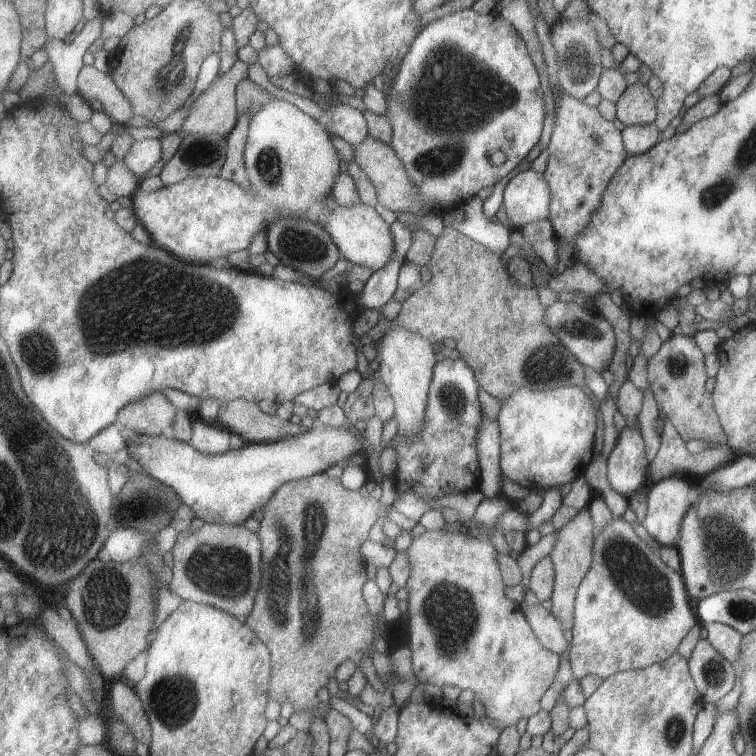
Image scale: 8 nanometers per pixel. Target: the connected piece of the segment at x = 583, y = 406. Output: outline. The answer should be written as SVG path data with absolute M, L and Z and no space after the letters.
M520 387L500 407L500 466L505 478L531 490L560 487L584 475L598 449L601 420L580 387L530 390Z

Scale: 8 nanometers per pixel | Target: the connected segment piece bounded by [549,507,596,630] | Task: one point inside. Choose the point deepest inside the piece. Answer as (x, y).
(572, 556)

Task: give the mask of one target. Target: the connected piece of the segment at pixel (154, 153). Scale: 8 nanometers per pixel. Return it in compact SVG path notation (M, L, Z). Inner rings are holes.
M147 138L134 145L125 162L138 176L144 178L160 160L163 160L163 156L164 144L162 144L162 139Z

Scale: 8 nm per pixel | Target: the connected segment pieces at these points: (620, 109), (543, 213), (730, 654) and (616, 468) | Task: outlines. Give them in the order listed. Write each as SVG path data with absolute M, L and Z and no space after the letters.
M643 83L628 85L617 102L617 118L625 126L646 126L657 117L657 101Z
M534 169L521 171L505 186L504 210L513 230L550 216L550 186L543 174Z
M706 622L702 625L707 630L707 639L710 644L726 660L729 660L734 666L737 665L738 658L740 658L740 640L742 640L743 634L722 623Z
M640 427L621 429L607 459L608 480L618 494L629 499L636 490L644 489L650 462Z

